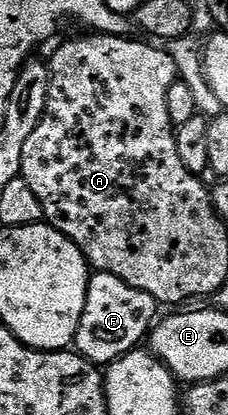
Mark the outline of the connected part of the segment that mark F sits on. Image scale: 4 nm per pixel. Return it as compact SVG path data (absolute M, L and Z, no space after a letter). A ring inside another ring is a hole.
M95 272L87 282L85 310L77 326L74 351L91 364L106 366L126 352L136 351L139 344L148 339L149 333L160 315L161 305L155 297L139 288L129 286L121 278L108 272ZM156 315L156 316L155 316Z

